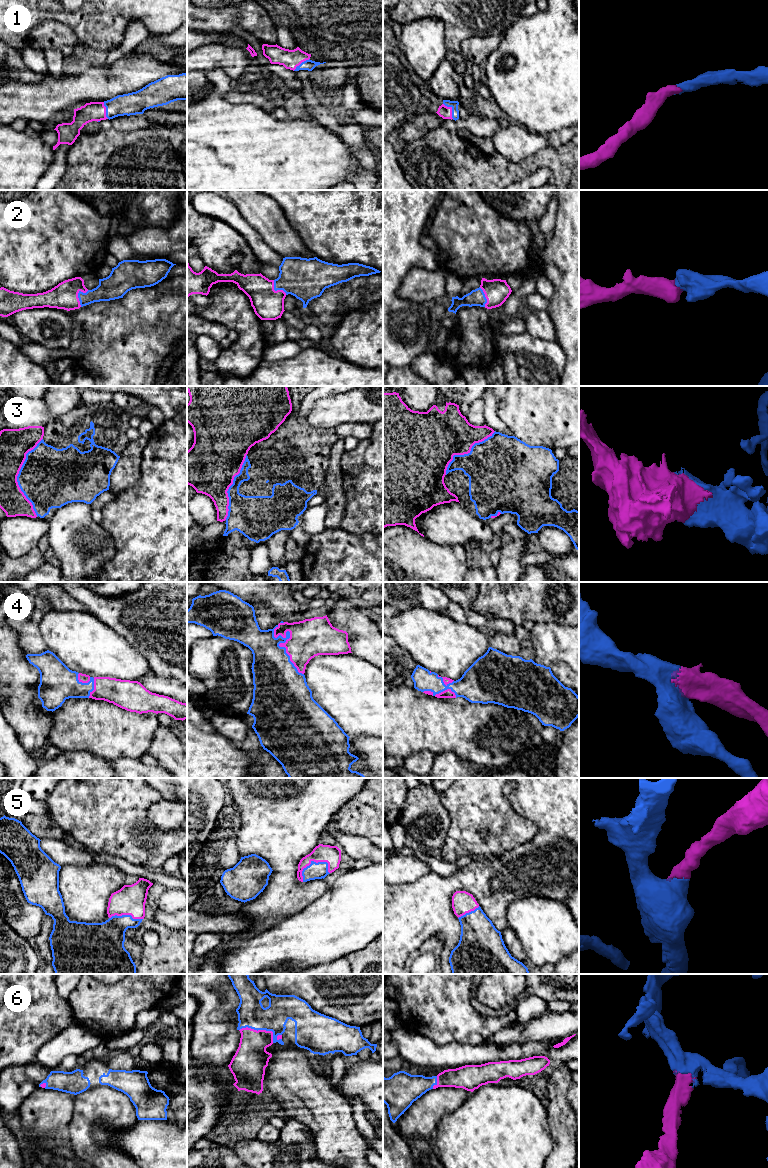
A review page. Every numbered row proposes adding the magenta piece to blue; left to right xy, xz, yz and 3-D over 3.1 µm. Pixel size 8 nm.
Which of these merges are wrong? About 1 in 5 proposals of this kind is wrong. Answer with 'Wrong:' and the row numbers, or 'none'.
Wrong: 3

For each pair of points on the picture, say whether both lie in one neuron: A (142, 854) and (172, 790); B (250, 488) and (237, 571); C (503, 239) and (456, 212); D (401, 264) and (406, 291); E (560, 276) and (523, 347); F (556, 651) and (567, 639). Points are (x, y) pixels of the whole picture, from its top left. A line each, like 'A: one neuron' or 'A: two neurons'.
A: two neurons
B: two neurons
C: one neuron
D: two neurons
E: two neurons
F: one neuron

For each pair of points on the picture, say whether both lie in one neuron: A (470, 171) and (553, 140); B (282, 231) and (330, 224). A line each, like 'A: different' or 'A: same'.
A: different
B: different

